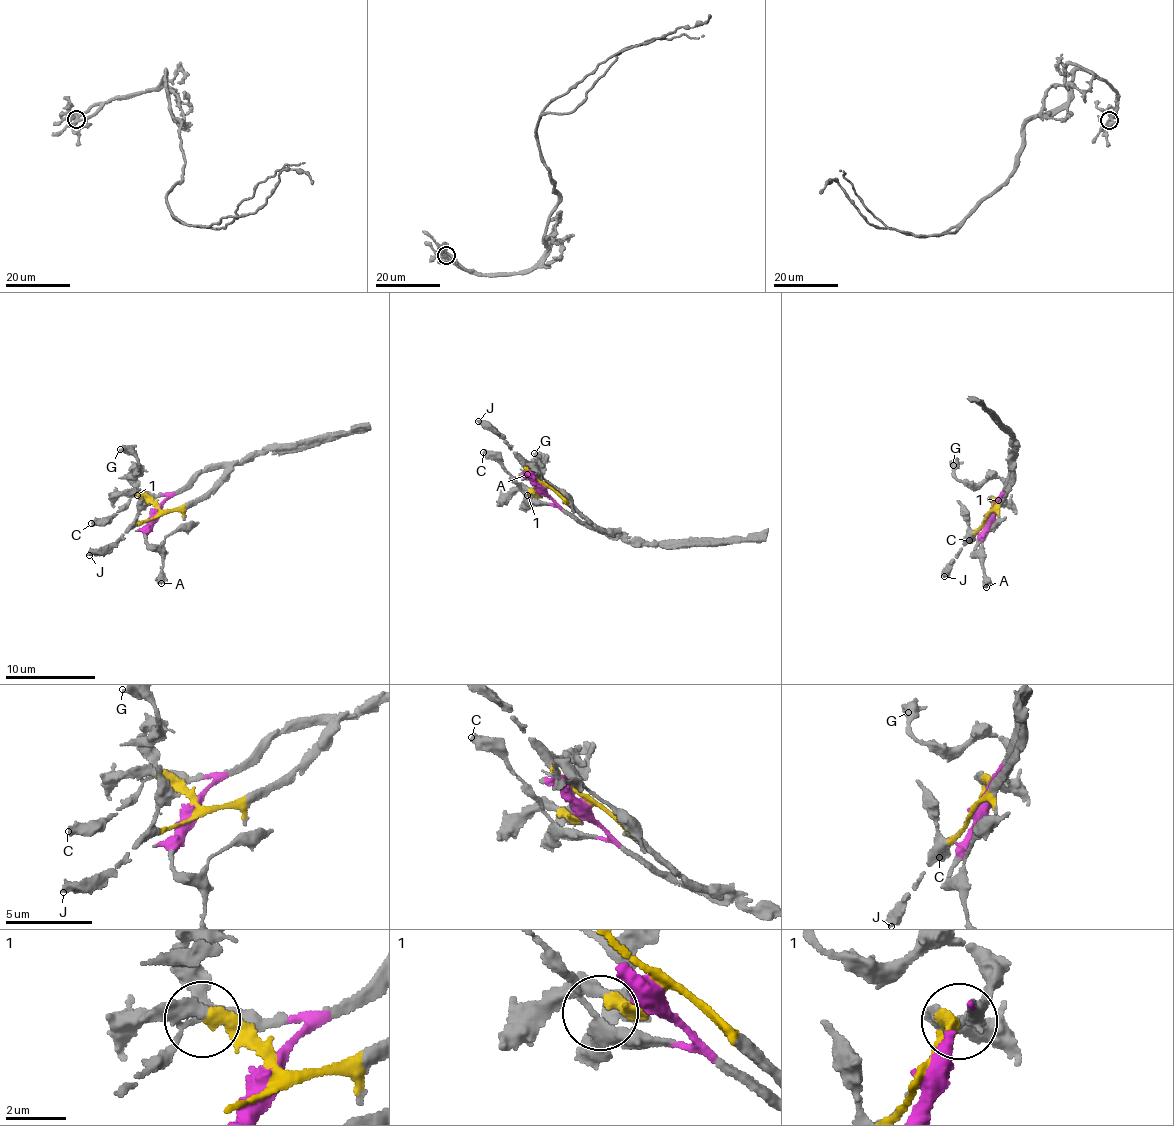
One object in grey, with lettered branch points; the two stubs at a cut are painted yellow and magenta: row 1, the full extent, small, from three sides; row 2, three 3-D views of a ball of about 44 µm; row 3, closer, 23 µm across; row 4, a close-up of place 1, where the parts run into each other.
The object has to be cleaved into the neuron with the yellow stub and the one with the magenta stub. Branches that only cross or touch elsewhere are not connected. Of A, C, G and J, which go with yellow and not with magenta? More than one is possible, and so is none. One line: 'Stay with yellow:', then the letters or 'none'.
Stay with yellow: J

